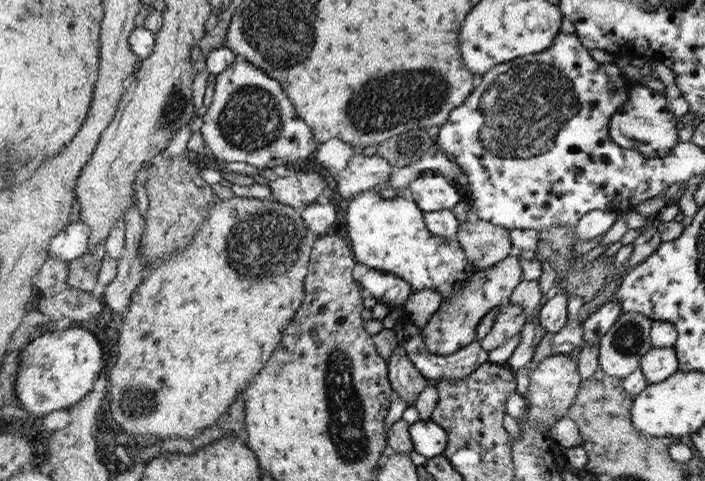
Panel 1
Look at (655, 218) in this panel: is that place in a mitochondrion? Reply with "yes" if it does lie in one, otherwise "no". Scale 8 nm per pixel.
no

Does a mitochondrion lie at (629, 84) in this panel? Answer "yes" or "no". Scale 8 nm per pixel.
no

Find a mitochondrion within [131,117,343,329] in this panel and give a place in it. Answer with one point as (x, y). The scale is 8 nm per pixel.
(267, 241)

